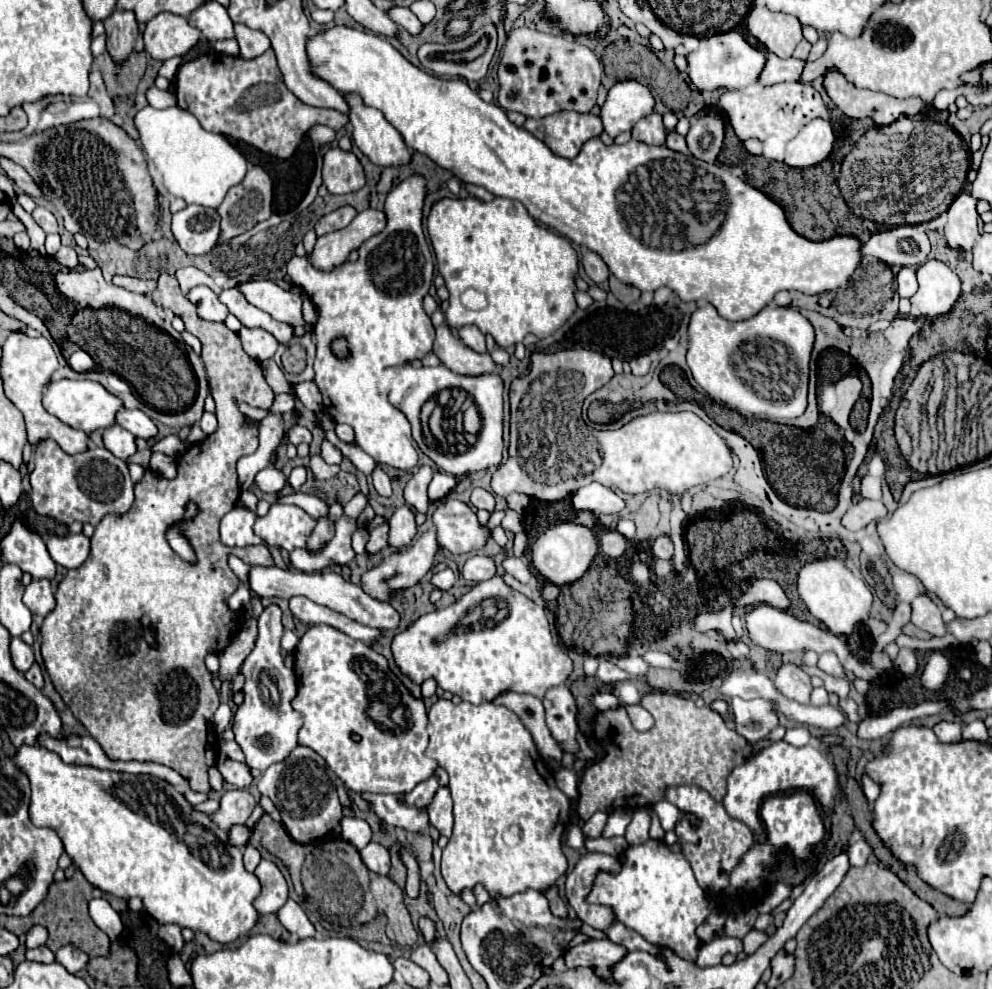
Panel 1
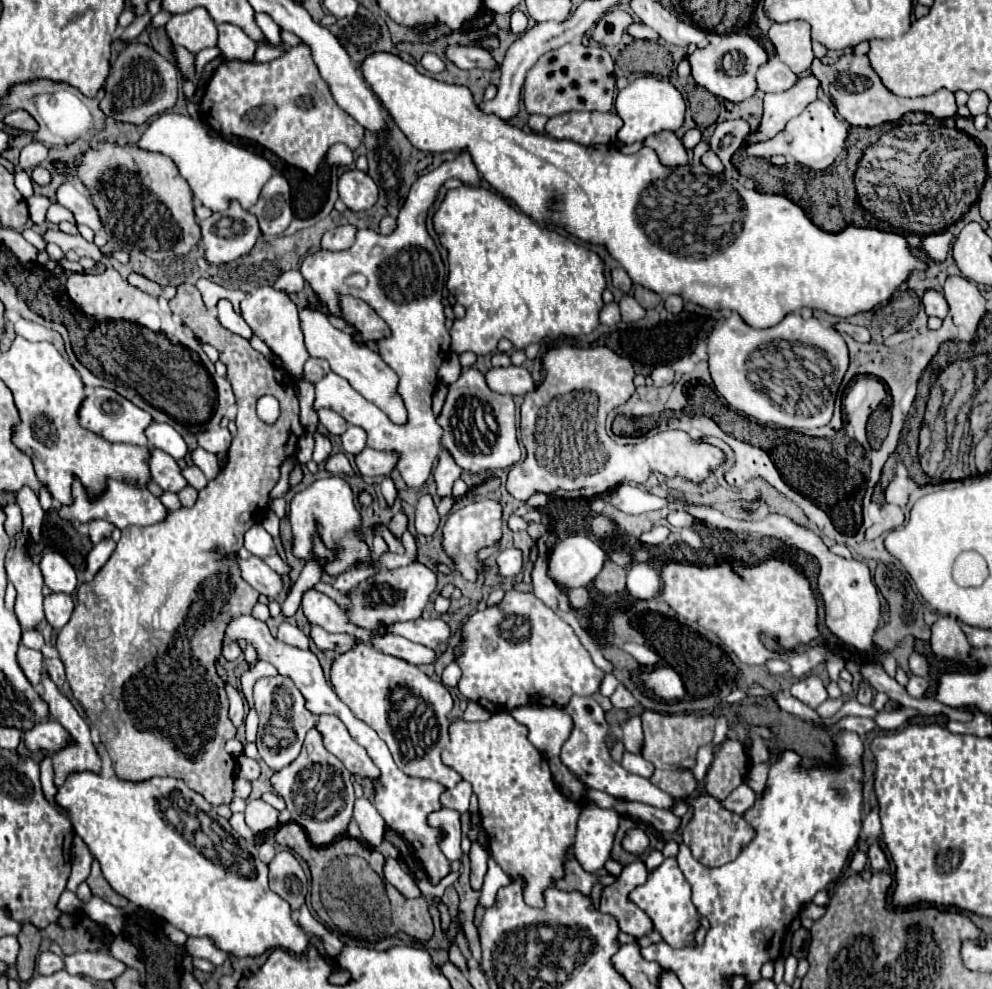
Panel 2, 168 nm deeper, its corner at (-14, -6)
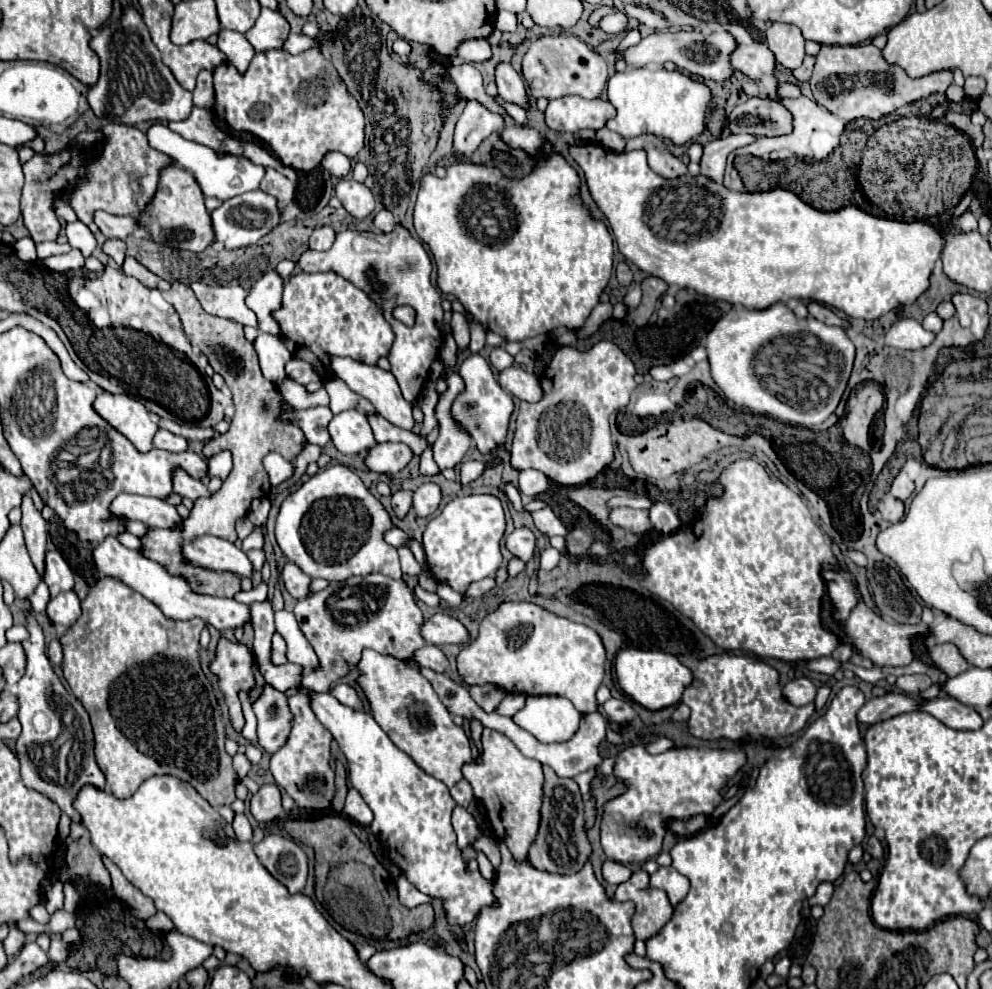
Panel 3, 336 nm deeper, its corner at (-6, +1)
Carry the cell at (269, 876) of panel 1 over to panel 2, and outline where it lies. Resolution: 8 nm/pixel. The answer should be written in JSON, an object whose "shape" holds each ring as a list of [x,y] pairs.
{"shape":[[[283,849],[269,863],[269,885],[281,895],[293,911],[297,911],[307,897],[307,877],[297,857]]]}

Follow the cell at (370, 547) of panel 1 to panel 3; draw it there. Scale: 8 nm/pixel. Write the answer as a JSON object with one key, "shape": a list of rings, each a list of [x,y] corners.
{"shape":[[[399,490],[399,492],[393,494],[393,498],[391,498],[391,506],[395,506],[393,512],[395,512],[397,518],[401,518],[401,520],[405,518],[407,510],[411,508],[411,496],[413,496],[413,492],[405,492],[405,490]]]}

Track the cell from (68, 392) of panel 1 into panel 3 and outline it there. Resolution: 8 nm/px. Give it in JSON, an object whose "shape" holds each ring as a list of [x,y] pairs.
{"shape":[[[101,392],[95,402],[93,402],[95,412],[107,420],[117,432],[121,432],[139,452],[147,452],[153,448],[151,440],[153,434],[157,432],[159,424],[151,416],[145,406],[129,398],[125,394],[111,394],[111,392]]]}

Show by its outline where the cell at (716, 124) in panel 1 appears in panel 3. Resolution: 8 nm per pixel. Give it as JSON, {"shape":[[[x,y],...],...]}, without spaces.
{"shape":[[[749,98],[737,104],[727,116],[729,134],[759,134],[759,136],[779,136],[791,130],[791,114],[781,102],[769,98]]]}

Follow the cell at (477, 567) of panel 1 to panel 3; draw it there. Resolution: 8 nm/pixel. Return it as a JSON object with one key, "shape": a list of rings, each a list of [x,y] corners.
{"shape":[[[517,528],[515,532],[511,532],[507,536],[505,546],[515,558],[527,562],[533,556],[533,550],[535,550],[535,536],[529,528]]]}

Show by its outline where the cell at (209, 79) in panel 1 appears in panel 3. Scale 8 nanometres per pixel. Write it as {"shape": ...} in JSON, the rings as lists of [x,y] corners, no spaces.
{"shape":[[[317,48],[305,50],[303,54],[297,56],[291,56],[289,52],[283,50],[257,52],[247,72],[243,74],[239,74],[239,70],[231,66],[231,62],[223,62],[213,70],[213,86],[215,86],[213,114],[217,118],[223,118],[231,128],[249,132],[267,142],[279,156],[279,160],[293,170],[303,170],[303,172],[313,170],[321,162],[321,158],[331,150],[355,158],[357,152],[363,148],[365,140],[363,112],[357,106],[355,98],[347,92],[335,66]]]}

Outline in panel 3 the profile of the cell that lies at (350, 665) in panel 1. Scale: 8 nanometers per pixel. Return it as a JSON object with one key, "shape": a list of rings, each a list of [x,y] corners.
{"shape":[[[363,650],[361,660],[357,662],[357,674],[355,686],[363,692],[375,722],[379,722],[391,742],[411,756],[421,770],[441,780],[449,788],[461,780],[461,766],[473,756],[471,742],[465,730],[453,722],[447,706],[439,702],[439,696],[435,694],[431,682],[423,678],[421,670],[395,656]]]}

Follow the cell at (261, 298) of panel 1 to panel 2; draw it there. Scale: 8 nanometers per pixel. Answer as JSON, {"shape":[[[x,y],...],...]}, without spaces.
{"shape":[[[303,307],[303,309],[299,309],[299,319],[301,319],[301,325],[303,325],[303,333],[305,333],[305,347],[307,347],[311,357],[319,357],[319,359],[329,361],[333,373],[347,379],[355,391],[359,391],[367,401],[375,403],[383,413],[387,413],[387,417],[393,423],[397,423],[397,425],[407,423],[407,409],[403,405],[401,395],[397,393],[399,377],[377,353],[373,353],[365,345],[355,343],[349,333],[335,329],[327,321],[327,317],[319,311],[311,311],[311,309]]]}

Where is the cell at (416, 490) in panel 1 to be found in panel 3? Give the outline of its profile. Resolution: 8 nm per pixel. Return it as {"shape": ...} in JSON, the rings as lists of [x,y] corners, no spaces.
{"shape":[[[453,372],[447,378],[447,392],[439,398],[437,408],[435,408],[435,416],[439,422],[439,438],[433,444],[433,460],[439,466],[439,470],[443,472],[445,468],[455,468],[463,462],[463,456],[469,452],[471,448],[471,438],[465,430],[461,430],[457,426],[457,422],[451,418],[449,414],[449,406],[455,400],[455,396],[463,390],[463,380],[457,372]]]}

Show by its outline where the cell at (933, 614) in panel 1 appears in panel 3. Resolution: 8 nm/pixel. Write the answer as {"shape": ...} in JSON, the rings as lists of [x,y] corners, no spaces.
{"shape":[[[943,642],[943,644],[931,644],[927,648],[929,658],[937,668],[941,668],[947,676],[957,676],[969,668],[967,660],[959,652],[959,648],[953,642]]]}

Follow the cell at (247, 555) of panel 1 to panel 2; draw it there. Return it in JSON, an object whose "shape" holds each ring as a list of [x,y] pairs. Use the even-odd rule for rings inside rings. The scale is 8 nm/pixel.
{"shape":[[[181,283],[169,305],[201,341],[219,351],[221,363],[227,367],[227,379],[233,385],[239,407],[237,435],[229,447],[229,461],[219,477],[199,491],[199,499],[191,509],[181,507],[179,511],[169,511],[167,521],[161,521],[159,525],[129,525],[123,529],[121,541],[107,565],[91,583],[83,583],[77,589],[77,607],[71,621],[59,631],[57,651],[65,663],[67,683],[73,697],[85,709],[87,719],[99,729],[101,743],[105,745],[119,779],[133,783],[165,775],[183,779],[191,789],[217,807],[233,801],[235,759],[225,751],[225,743],[235,737],[237,729],[229,719],[225,683],[215,671],[215,661],[223,647],[223,629],[227,627],[227,621],[233,615],[251,613],[259,597],[259,593],[239,577],[239,567],[233,557],[243,546],[249,523],[255,525],[265,517],[269,493],[279,481],[279,467],[297,453],[297,441],[305,435],[305,427],[299,421],[299,399],[289,375],[271,365],[249,345],[247,339],[225,329],[219,319],[207,311],[195,285]],[[263,395],[273,395],[281,403],[281,417],[275,425],[263,423],[255,413],[255,403]]]}

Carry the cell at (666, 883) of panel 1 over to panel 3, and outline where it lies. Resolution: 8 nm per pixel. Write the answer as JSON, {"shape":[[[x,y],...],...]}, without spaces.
{"shape":[[[659,866],[659,870],[649,878],[649,886],[665,890],[671,906],[675,908],[689,892],[689,878],[679,874],[673,866]]]}

